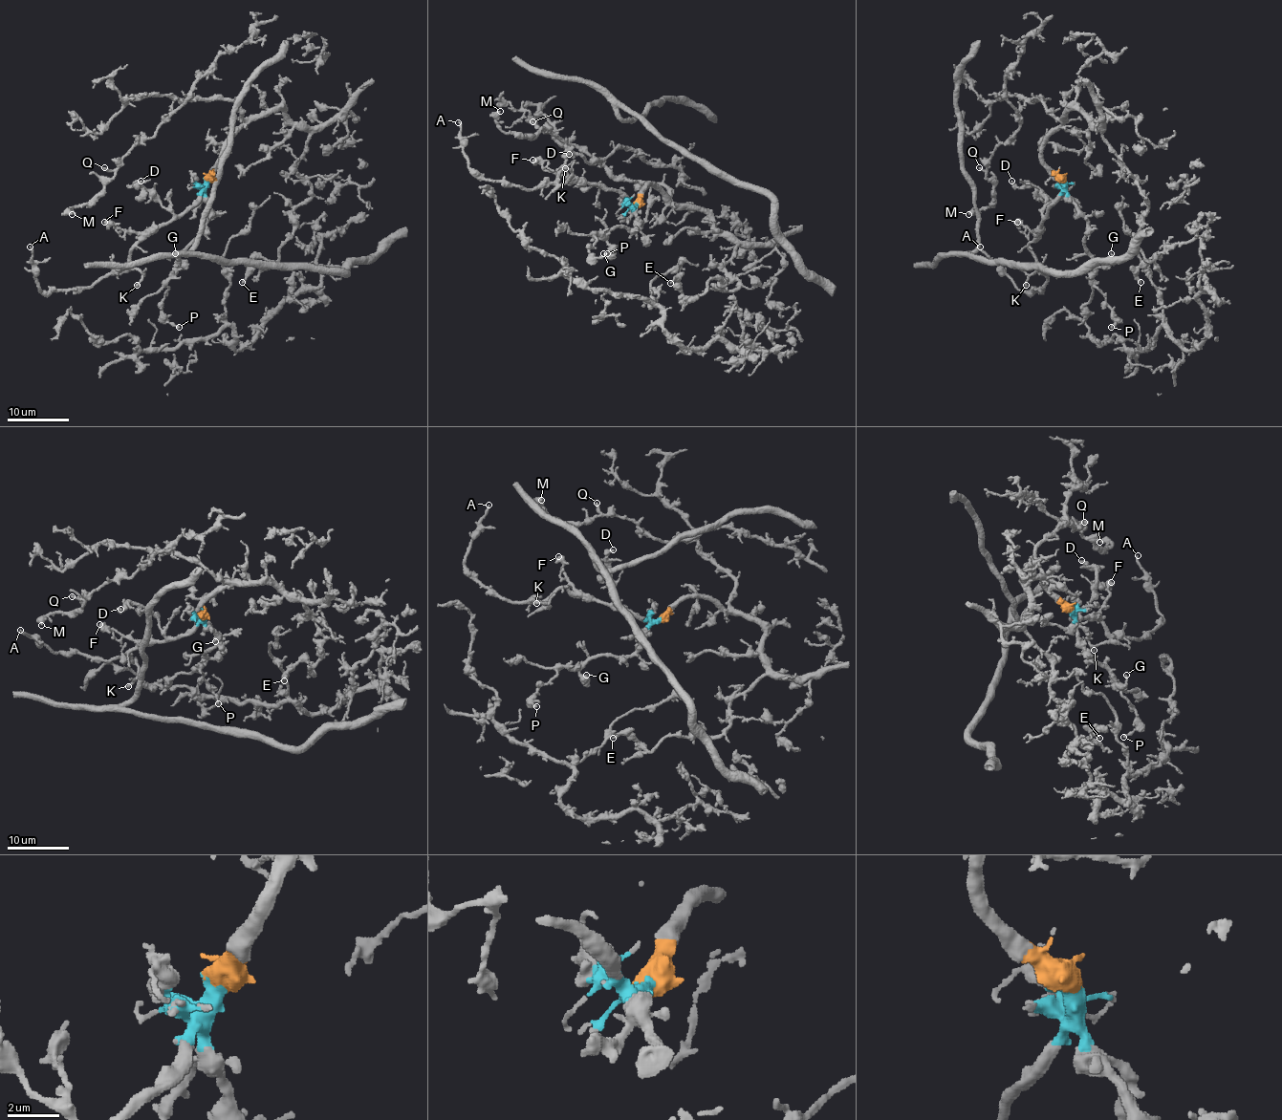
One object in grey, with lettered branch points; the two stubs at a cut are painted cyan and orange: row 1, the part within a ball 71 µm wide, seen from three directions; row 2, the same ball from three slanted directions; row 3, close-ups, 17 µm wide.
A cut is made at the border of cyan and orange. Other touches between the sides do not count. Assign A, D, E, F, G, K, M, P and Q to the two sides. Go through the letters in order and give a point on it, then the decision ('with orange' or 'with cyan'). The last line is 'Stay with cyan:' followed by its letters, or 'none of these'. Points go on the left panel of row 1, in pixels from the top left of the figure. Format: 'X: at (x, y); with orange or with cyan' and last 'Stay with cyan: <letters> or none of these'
A: at (30, 247); with cyan
D: at (141, 181); with cyan
E: at (242, 282); with orange
F: at (104, 222); with cyan
G: at (175, 253); with cyan
K: at (137, 285); with cyan
M: at (72, 214); with orange
P: at (179, 327); with cyan
Q: at (104, 167); with orange
Stay with cyan: A, D, F, G, K, P

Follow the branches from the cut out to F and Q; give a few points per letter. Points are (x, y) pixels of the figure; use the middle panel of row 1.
F: (634, 205), (618, 191), (603, 190), (596, 183), (580, 183), (569, 176), (556, 176), (532, 161)
Q: (634, 205), (650, 183), (671, 204), (671, 193), (661, 183), (618, 181), (598, 161), (588, 161), (532, 121)

